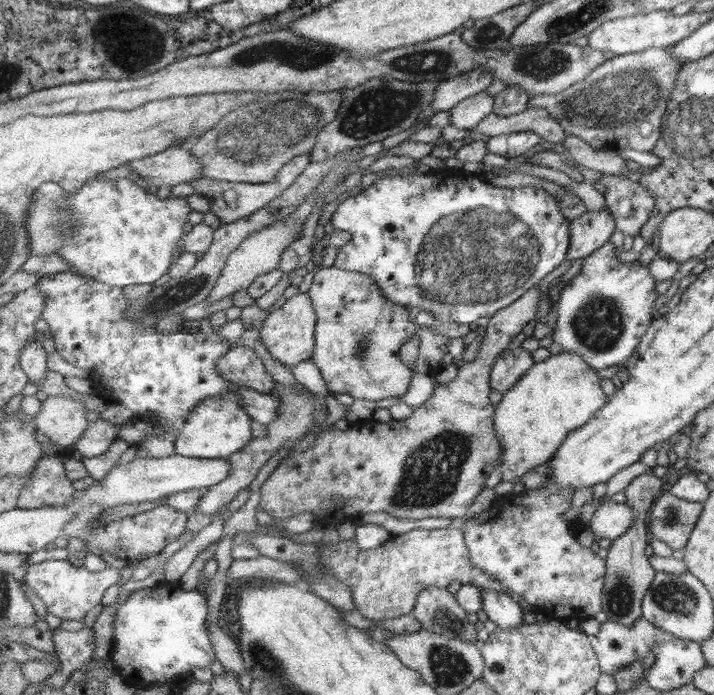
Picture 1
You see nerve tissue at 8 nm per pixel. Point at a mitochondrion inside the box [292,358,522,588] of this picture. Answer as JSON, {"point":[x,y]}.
{"point":[430,475]}

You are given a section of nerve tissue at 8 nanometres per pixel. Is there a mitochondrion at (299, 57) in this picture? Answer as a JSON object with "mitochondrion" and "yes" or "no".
{"mitochondrion":"yes"}

